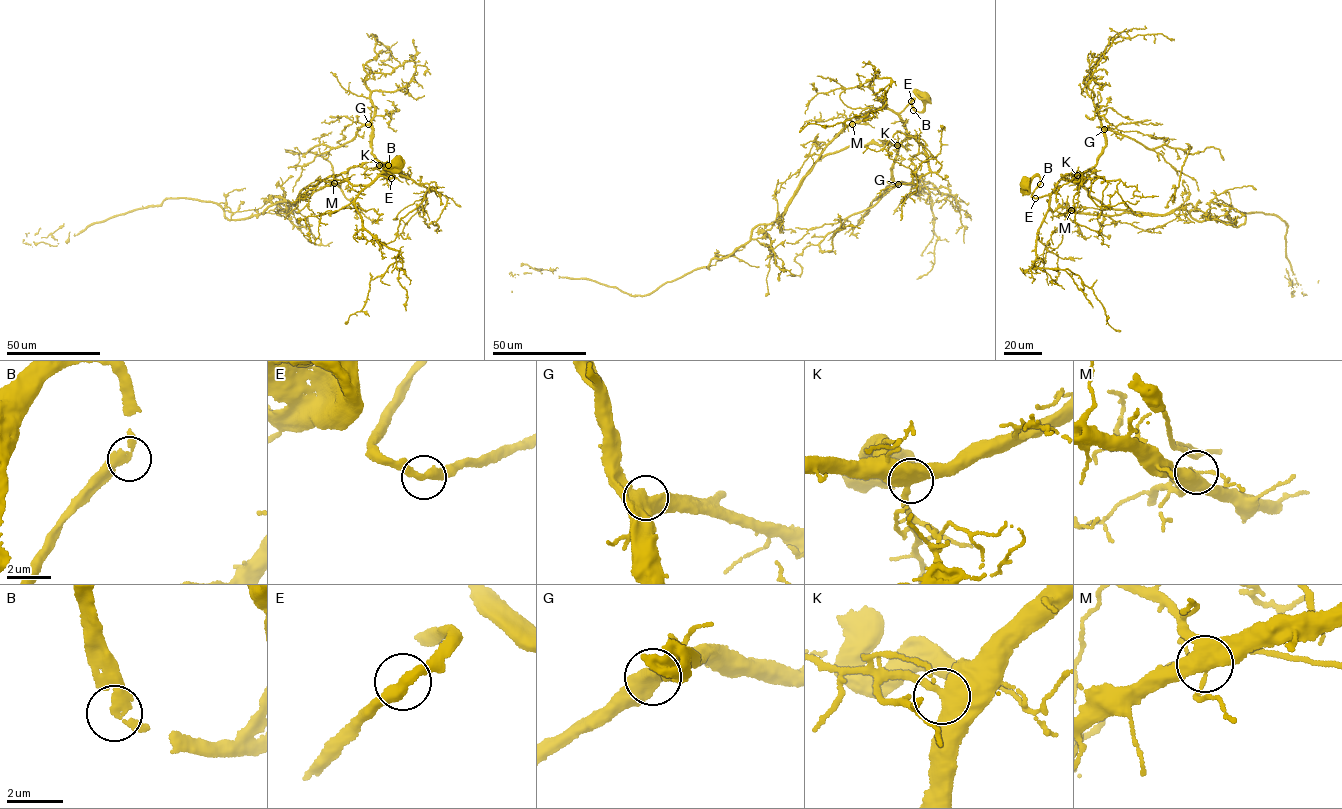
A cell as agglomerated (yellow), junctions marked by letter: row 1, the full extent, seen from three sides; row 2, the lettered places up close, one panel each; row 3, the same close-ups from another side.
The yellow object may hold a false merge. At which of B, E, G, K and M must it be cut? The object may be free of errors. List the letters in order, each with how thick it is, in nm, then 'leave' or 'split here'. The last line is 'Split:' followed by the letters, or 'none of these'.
B: calibre 280 nm; leave
E: calibre 360 nm; leave
G: calibre 600 nm; leave
K: calibre 600 nm; leave
M: calibre 100 nm; leave
Split: none of these

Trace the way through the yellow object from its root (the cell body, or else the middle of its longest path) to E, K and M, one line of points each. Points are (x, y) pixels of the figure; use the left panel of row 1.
E: (396, 163), (395, 158), (386, 168), (393, 176), (391, 178)
K: (396, 163), (395, 158), (386, 168), (393, 176), (390, 178), (379, 175), (386, 164), (379, 165)
M: (396, 163), (395, 158), (386, 168), (392, 178), (381, 175), (369, 184), (358, 185), (346, 181), (334, 183)

